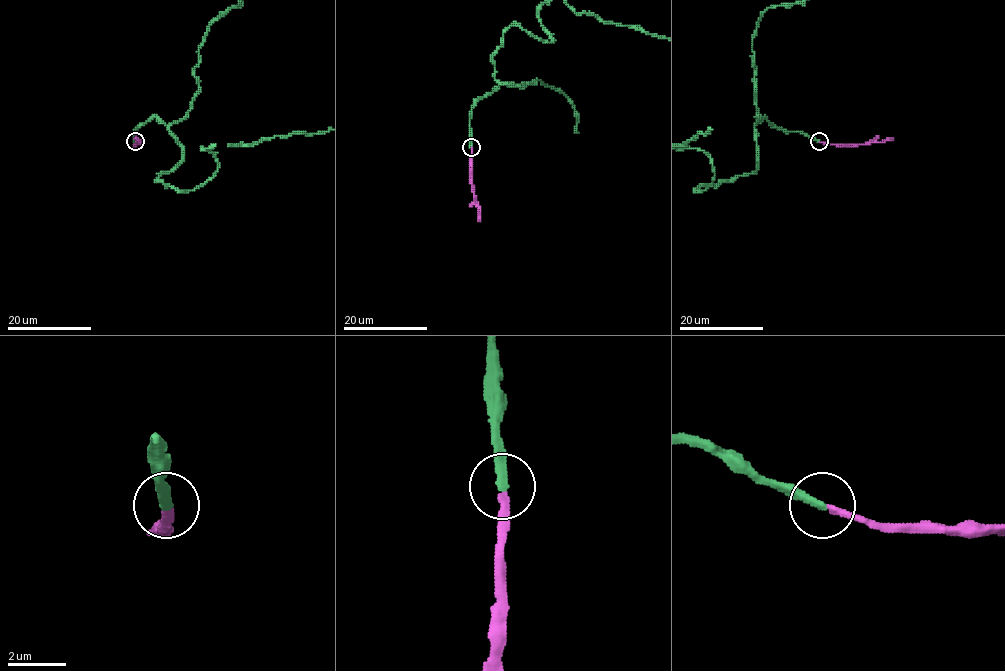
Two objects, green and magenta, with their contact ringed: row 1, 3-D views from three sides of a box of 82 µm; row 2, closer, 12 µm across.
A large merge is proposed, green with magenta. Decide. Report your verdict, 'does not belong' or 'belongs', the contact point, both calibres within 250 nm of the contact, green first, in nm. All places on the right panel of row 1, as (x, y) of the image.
belongs | (819, 141) | 320/240 nm

